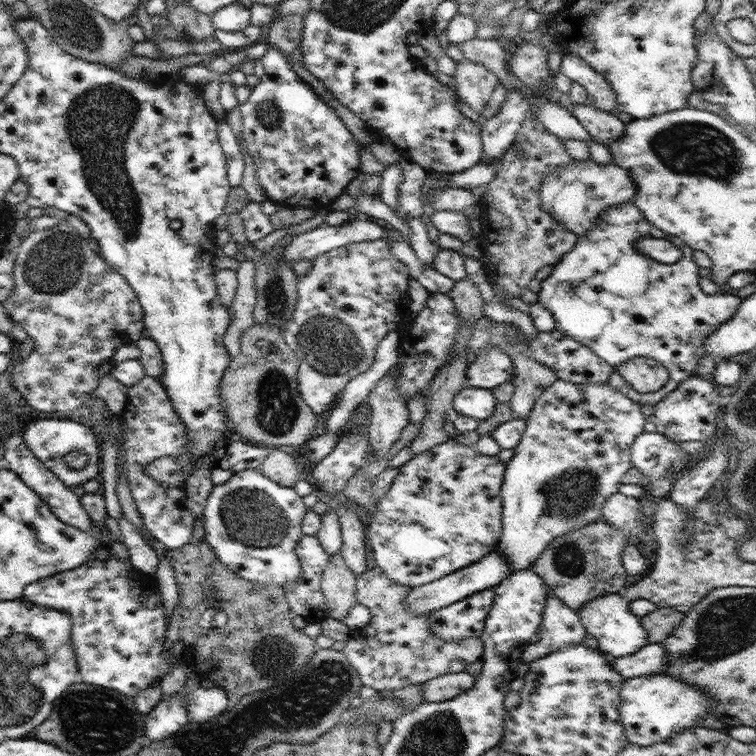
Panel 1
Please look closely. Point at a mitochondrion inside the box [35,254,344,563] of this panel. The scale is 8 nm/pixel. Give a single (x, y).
(250, 515)

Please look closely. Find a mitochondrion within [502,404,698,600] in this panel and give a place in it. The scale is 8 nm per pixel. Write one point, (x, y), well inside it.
(570, 496)

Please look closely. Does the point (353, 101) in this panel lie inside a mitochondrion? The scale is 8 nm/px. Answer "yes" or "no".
no

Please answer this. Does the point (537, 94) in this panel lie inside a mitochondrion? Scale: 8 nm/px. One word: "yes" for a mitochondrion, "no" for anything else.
no

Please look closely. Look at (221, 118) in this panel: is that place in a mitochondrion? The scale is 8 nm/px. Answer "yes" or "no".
no

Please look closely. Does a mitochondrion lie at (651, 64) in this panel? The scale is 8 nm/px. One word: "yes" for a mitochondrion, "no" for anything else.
no

